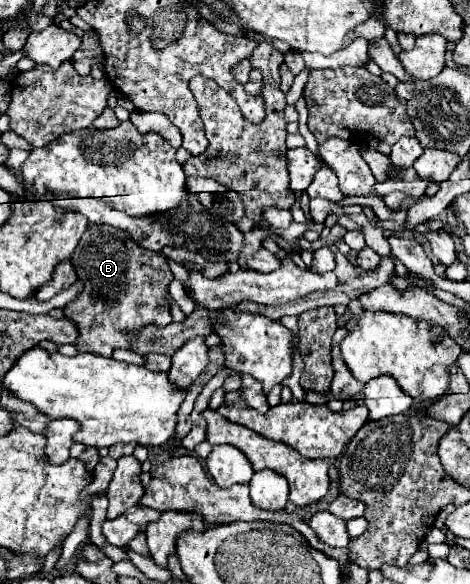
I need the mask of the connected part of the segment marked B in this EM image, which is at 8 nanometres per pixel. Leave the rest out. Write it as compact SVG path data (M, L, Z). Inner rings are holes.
M90 225L84 231L84 235L72 255L72 263L76 267L78 279L84 281L84 291L70 305L64 307L64 313L68 319L76 321L76 325L80 327L80 339L76 341L78 353L94 353L94 355L110 357L114 349L130 349L130 341L126 339L124 331L134 333L136 329L140 329L148 323L156 323L158 327L172 323L166 295L168 295L168 285L174 275L172 275L166 259L160 253L138 247L128 237L128 233L124 233L116 227L110 227L110 225Z

